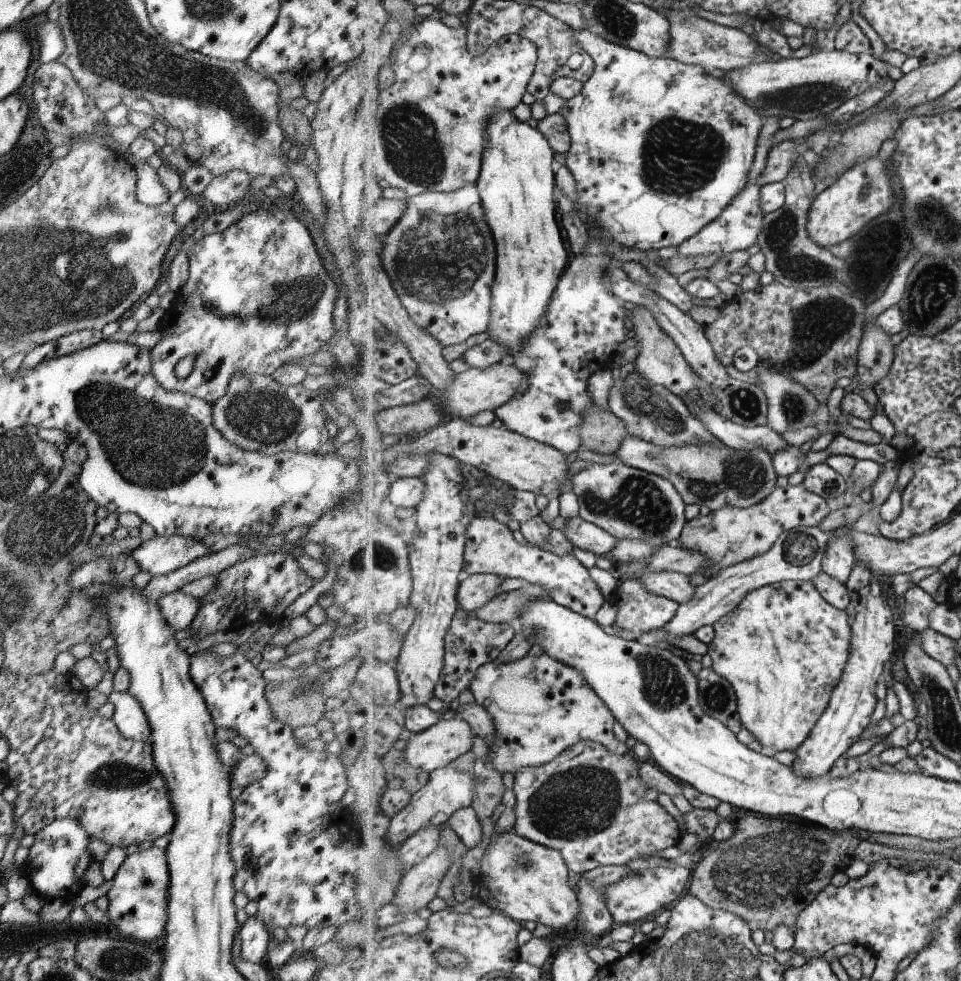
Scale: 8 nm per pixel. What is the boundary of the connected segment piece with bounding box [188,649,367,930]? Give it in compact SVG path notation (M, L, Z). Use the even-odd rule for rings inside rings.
M208 649L200 650L189 655L188 661L191 682L195 684L195 687L201 694L214 728L233 730L237 736L241 736L246 740L247 744L253 748L254 754L259 756L265 764L265 776L261 778L261 781L245 787L235 802L232 802L231 828L229 828L227 842L229 842L229 858L231 858L233 870L235 870L232 879L233 892L241 892L247 897L247 900L257 903L257 912L255 912L254 918L257 922L261 922L268 930L277 928L286 930L289 926L301 925L307 926L307 930L311 930L313 927L328 927L329 925L335 927L344 925L354 930L358 926L361 909L355 904L351 895L353 892L351 873L350 867L347 867L347 863L356 854L359 846L363 844L367 837L367 827L358 826L353 821L352 815L346 814L343 808L339 806L345 790L348 790L348 786L352 782L350 761L342 756L330 754L325 749L321 752L307 751L303 747L304 744L293 736L293 729L277 720L277 718L273 718L269 704L265 701L264 689L266 684L262 678L262 673L257 671L257 668L252 666L239 652L233 654L233 656L223 656L223 658L220 658L213 654L213 652L209 652Z

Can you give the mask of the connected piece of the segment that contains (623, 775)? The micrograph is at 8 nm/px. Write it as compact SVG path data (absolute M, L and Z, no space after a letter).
M581 742L575 744L573 748L565 750L560 756L557 756L556 760L551 760L548 764L541 764L541 766L533 766L521 768L520 771L514 774L514 795L517 799L515 807L517 821L515 824L515 832L520 833L525 838L529 838L532 842L553 848L563 854L565 862L569 866L569 869L576 875L585 875L596 867L600 866L628 866L628 865L640 865L645 863L652 854L660 850L665 850L671 846L677 846L681 839L681 826L679 822L663 808L656 801L649 800L646 792L648 790L654 790L651 786L643 784L641 780L641 765L642 762L635 755L633 751L623 755L610 752L605 746L597 744L595 742Z

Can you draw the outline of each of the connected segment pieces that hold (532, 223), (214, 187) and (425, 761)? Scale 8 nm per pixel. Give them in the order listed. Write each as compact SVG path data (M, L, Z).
M496 112L489 124L489 142L477 183L485 215L496 237L498 264L492 287L489 339L503 346L510 359L532 339L541 320L553 304L561 276L568 271L569 252L557 222L555 204L555 153L544 134L527 122L519 122L513 112Z
M231 170L218 176L212 176L211 182L205 186L202 196L216 210L224 210L245 201L249 182L252 180L247 172Z
M456 715L450 720L440 720L424 732L415 733L406 742L404 749L407 764L413 767L423 768L430 774L437 771L437 768L445 768L454 761L459 761L473 748L473 738L475 738L473 728L460 715Z

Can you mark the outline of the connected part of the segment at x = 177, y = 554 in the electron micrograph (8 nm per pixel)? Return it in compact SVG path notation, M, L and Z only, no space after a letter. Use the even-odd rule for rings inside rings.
M180 535L156 536L142 542L131 552L131 558L137 562L141 571L152 576L169 574L189 562L205 556L207 550L203 542L194 537Z

